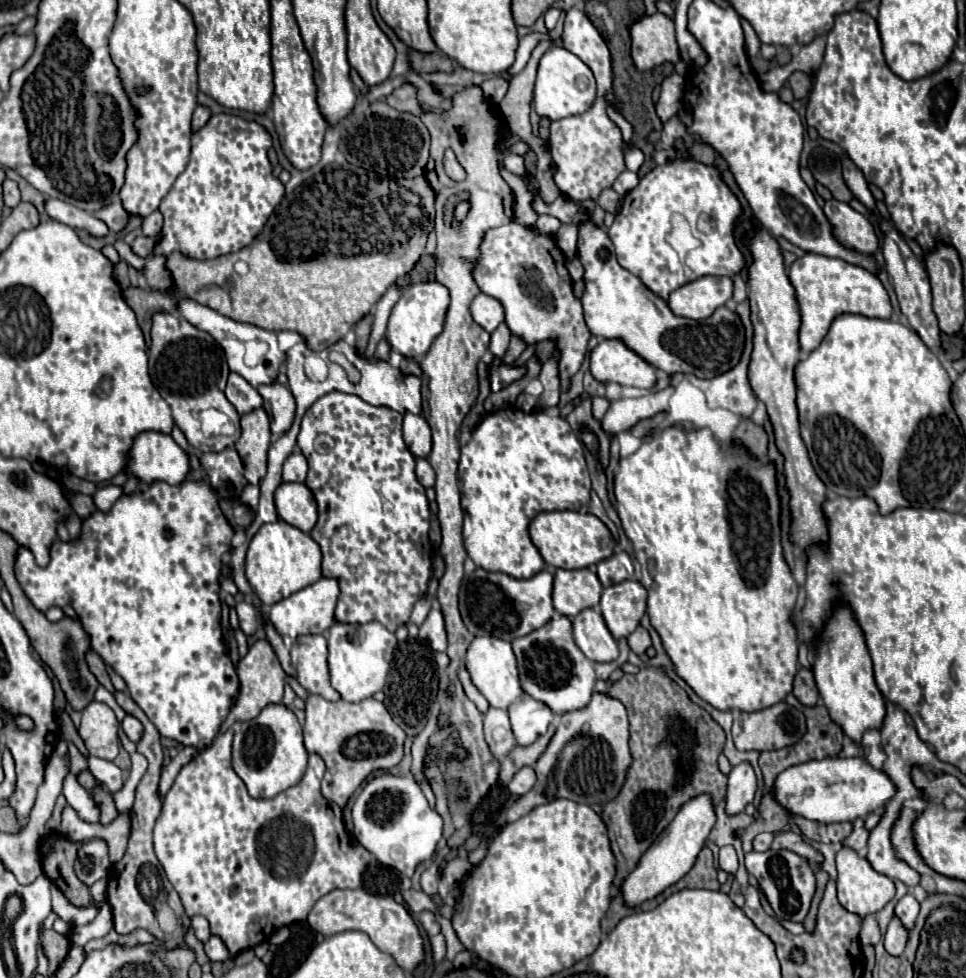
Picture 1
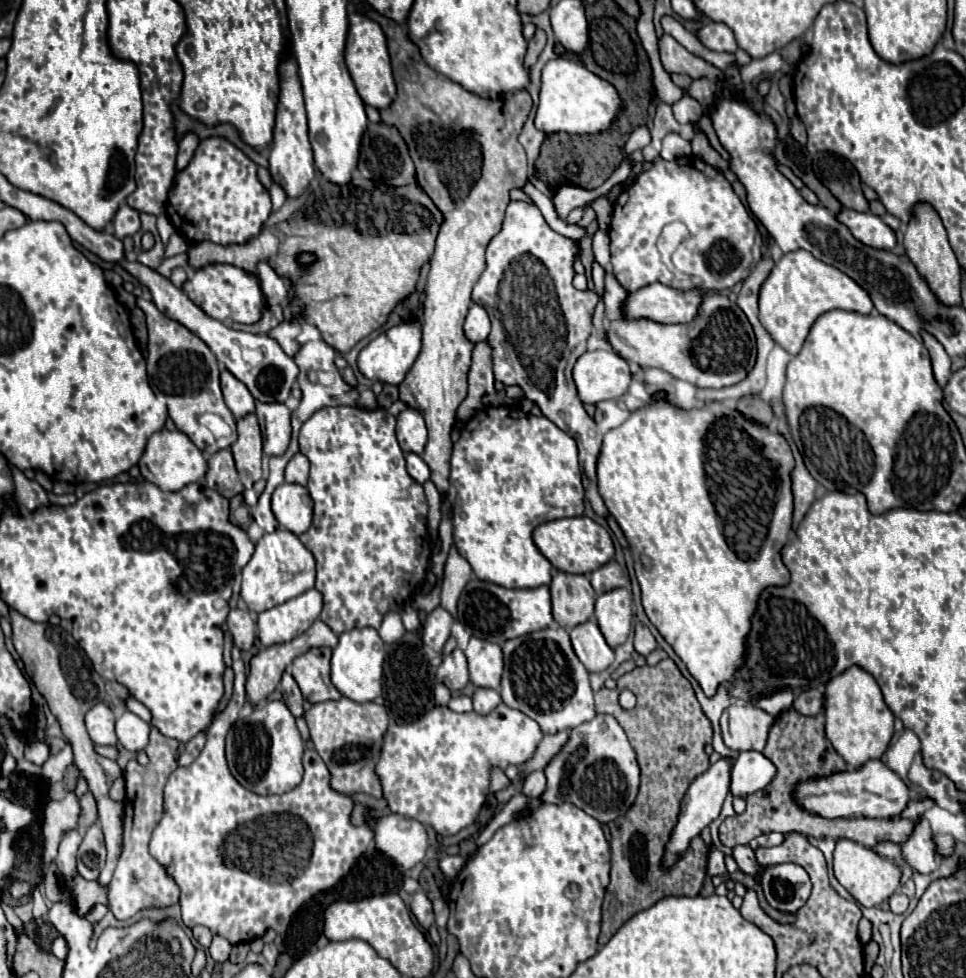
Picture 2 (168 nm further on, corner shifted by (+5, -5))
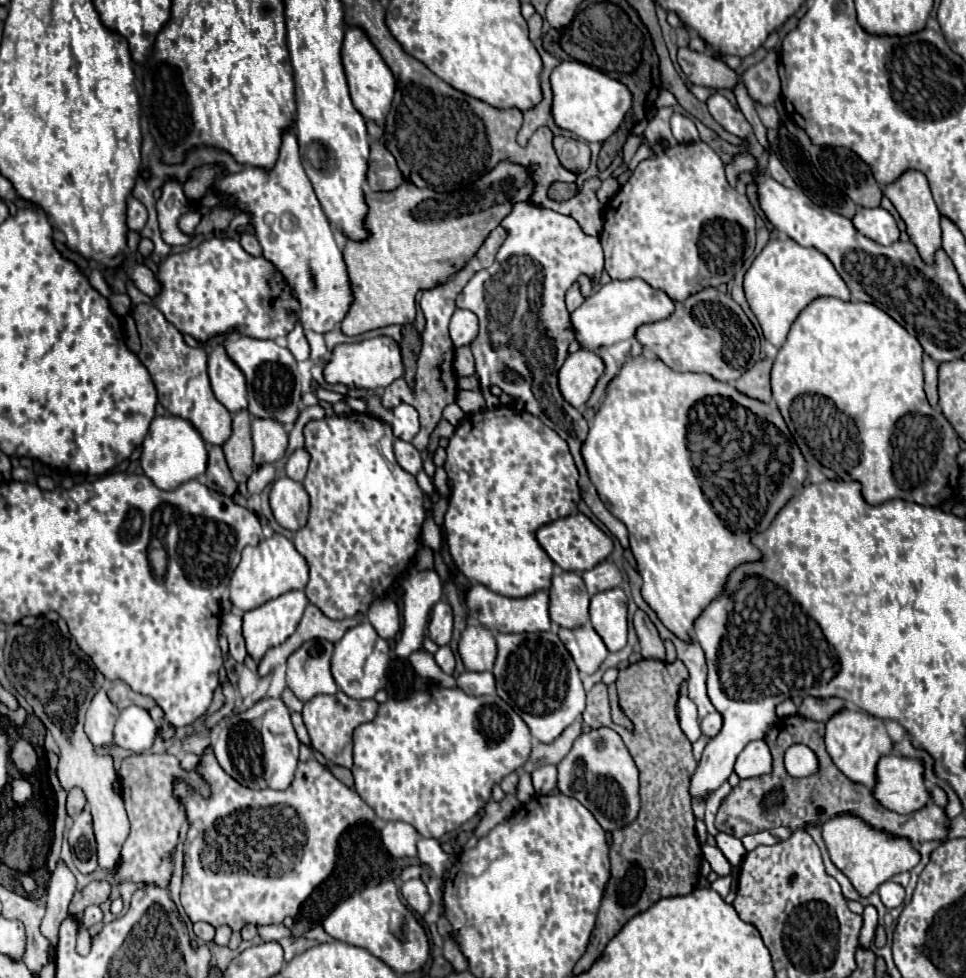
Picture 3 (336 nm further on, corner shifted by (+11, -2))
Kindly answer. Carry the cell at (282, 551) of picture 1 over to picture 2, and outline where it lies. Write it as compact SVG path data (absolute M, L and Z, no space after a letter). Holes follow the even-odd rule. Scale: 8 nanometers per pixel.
M277 527L273 533L267 533L257 541L257 549L251 561L243 567L241 599L249 611L261 613L309 591L313 585L315 585L315 557L311 557L311 551L299 541L297 535Z

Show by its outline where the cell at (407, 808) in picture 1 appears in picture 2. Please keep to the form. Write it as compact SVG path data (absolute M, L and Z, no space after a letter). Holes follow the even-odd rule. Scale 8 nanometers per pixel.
M365 815L371 829L375 829L375 843L381 853L397 861L403 869L411 869L425 859L429 847L425 827L403 815L383 815L381 819L371 819Z

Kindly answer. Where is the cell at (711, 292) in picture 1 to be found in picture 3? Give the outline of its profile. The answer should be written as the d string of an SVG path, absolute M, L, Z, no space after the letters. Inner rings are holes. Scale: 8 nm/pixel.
M641 278L611 280L601 290L585 298L585 302L571 314L571 324L577 330L577 340L583 348L596 351L599 346L613 346L621 340L629 340L641 324L659 322L673 314L675 302L663 292L649 286Z

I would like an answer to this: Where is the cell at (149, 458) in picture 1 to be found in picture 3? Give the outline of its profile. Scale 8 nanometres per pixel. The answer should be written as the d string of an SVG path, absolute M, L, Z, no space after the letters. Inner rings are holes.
M157 416L153 418L151 428L143 440L141 468L157 488L175 490L177 486L181 486L181 482L187 482L205 474L205 468L207 468L205 442L187 420L177 416L161 416L161 418Z

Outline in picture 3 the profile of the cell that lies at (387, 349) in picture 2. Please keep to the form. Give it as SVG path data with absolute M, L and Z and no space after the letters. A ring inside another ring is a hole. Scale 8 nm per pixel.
M379 336L373 340L363 340L355 344L341 344L333 350L329 364L325 366L325 380L335 384L341 382L349 388L365 388L365 390L375 390L375 388L387 388L391 382L403 376L403 360L401 360L401 348L393 338Z

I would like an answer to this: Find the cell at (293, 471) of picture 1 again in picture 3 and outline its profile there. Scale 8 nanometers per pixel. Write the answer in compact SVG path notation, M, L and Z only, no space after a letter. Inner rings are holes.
M299 448L299 450L295 450L295 452L289 456L287 466L285 466L285 472L287 472L287 476L289 476L291 480L303 482L305 474L307 474L307 466L309 466L309 454L307 454L303 448Z

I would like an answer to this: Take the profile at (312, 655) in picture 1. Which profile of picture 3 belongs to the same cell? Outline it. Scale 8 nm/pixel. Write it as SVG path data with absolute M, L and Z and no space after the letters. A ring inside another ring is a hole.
M309 640L289 656L287 686L301 702L307 702L319 694L335 694L339 690L329 670L331 652L331 642Z

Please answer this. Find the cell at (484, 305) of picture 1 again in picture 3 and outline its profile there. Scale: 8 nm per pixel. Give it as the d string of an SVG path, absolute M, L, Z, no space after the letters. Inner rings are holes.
M457 308L451 318L449 330L451 330L451 338L455 346L471 344L473 338L477 336L477 314L473 314L471 310Z

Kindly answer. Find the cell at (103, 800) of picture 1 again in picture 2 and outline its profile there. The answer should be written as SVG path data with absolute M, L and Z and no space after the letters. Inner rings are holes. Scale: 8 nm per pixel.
M85 793L81 799L81 813L79 813L79 827L87 829L89 825L93 825L97 821L97 805L95 805L95 797L91 797L91 793Z

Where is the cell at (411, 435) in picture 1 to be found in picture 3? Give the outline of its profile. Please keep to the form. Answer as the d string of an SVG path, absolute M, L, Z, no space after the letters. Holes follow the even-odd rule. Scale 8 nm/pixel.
M399 404L397 408L393 408L393 434L395 438L401 438L405 442L411 442L417 432L419 432L419 416L417 416L417 410L409 404Z

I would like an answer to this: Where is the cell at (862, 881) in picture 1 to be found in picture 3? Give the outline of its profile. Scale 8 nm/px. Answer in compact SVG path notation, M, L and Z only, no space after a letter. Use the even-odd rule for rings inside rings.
M841 814L823 824L823 840L827 844L831 862L851 880L861 898L873 894L883 882L901 872L909 872L919 862L919 852L911 848L905 838L893 838L881 830L873 830L861 818Z

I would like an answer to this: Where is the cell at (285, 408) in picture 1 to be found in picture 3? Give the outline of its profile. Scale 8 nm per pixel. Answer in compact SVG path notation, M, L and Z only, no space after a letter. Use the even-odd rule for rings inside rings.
M253 418L251 432L257 466L283 458L287 450L287 432L281 422L273 422L273 418Z

